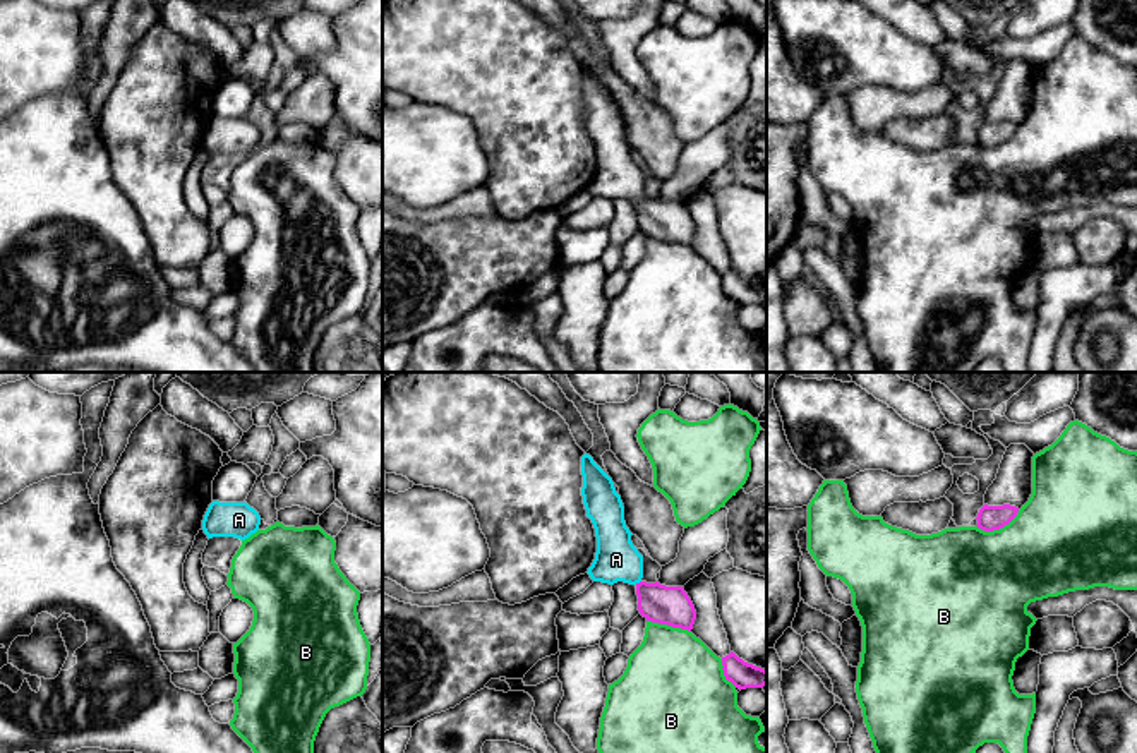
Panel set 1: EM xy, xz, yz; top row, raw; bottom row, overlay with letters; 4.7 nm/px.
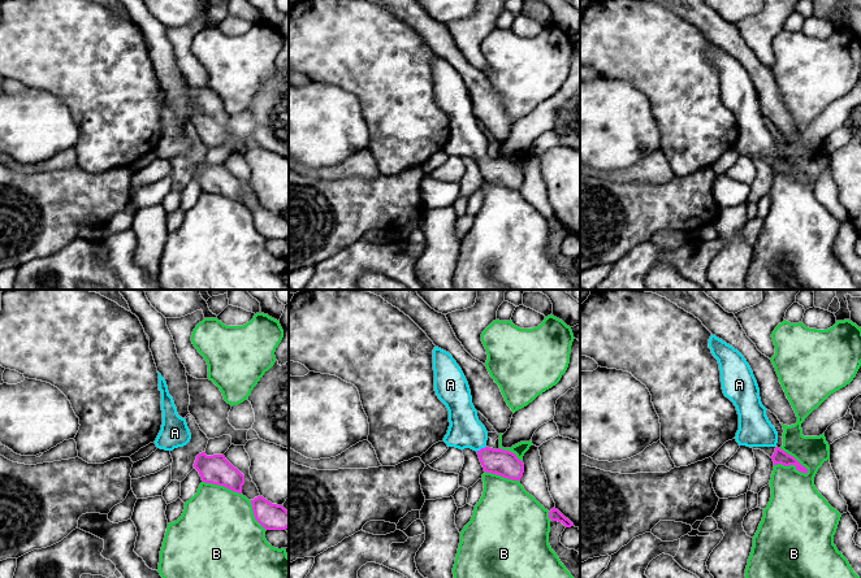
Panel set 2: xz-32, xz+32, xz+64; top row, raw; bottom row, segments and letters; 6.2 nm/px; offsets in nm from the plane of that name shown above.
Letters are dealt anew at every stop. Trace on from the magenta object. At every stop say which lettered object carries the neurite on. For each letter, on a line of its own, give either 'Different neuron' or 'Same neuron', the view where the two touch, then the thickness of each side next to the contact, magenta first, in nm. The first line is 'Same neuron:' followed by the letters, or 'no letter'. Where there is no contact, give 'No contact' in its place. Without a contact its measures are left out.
Same neuron: A
A: Same neuron. Touches magenta in xz. Thickness 180 nm (magenta) against 200 nm
B: Different neuron. Touches magenta in yz. Thickness 120 nm (magenta) against 460 nm

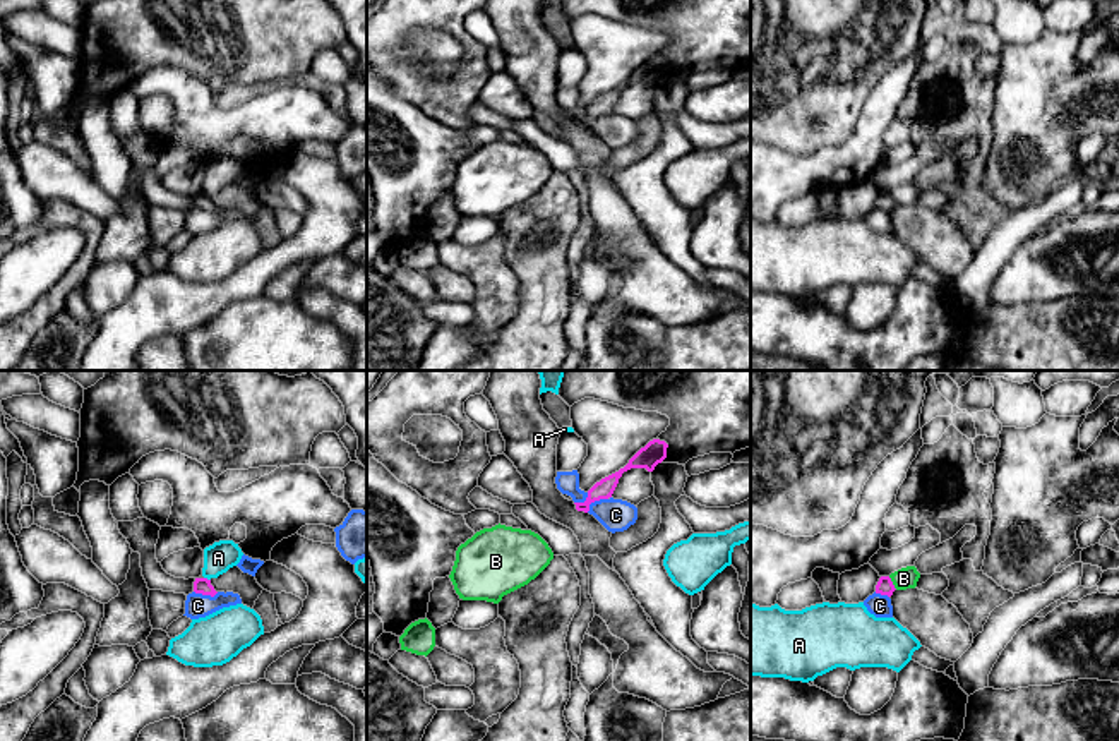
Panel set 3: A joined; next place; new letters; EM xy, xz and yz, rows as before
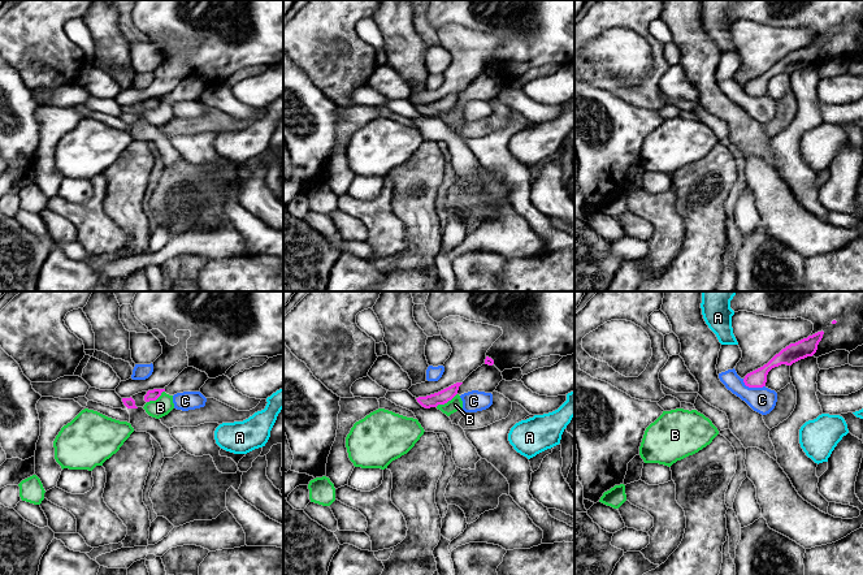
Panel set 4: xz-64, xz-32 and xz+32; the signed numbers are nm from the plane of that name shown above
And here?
Same neuron: no letter
A: Different neuron. Touches magenta in xy. Thickness 80 nm (magenta) against 140 nm
B: Different neuron. Touches magenta in yz. Thickness 80 nm (magenta) against 100 nm
C: Different neuron. Touches magenta in xz. Thickness 90 nm (magenta) against 160 nm

